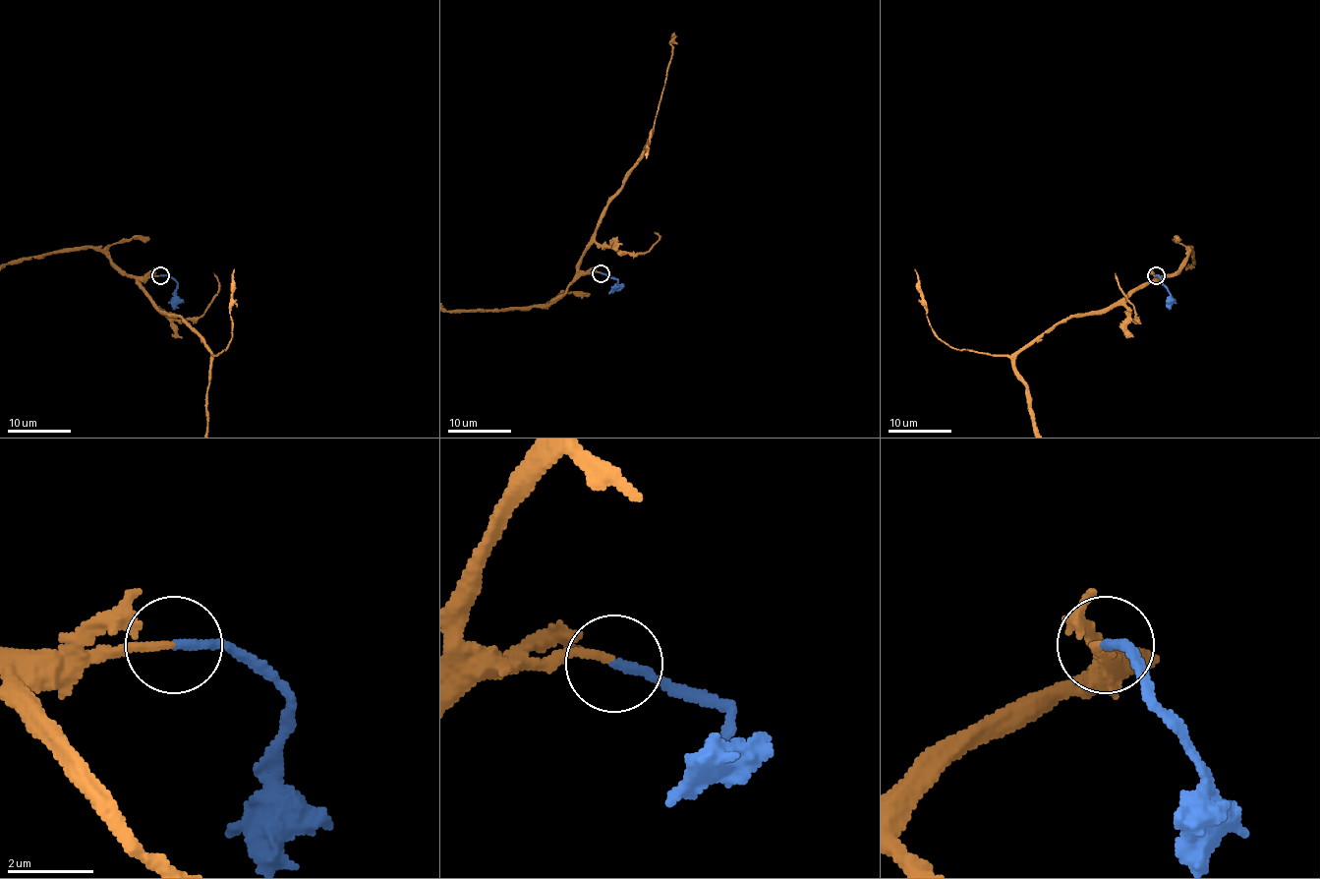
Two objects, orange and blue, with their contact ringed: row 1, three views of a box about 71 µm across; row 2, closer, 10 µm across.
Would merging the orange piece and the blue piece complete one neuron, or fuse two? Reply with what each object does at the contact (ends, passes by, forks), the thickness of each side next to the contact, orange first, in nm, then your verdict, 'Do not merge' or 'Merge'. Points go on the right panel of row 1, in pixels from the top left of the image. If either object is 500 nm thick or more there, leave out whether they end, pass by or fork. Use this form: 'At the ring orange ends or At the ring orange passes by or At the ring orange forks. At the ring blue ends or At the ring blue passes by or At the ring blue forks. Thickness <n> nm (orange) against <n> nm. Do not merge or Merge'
At the ring orange ends. At the ring blue ends. Thickness 190 nm (orange) against 200 nm. Merge

